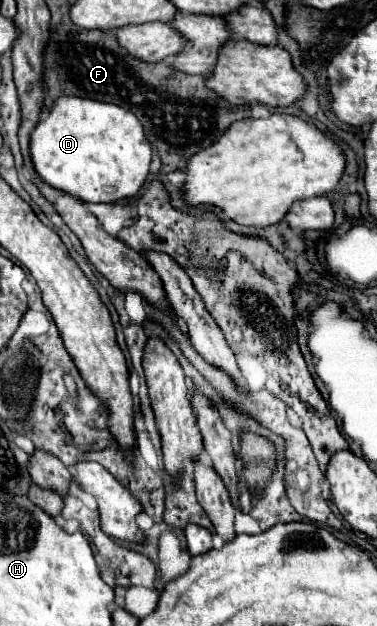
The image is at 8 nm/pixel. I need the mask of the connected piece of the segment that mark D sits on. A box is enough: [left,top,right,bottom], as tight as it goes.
[30,97,152,203]

